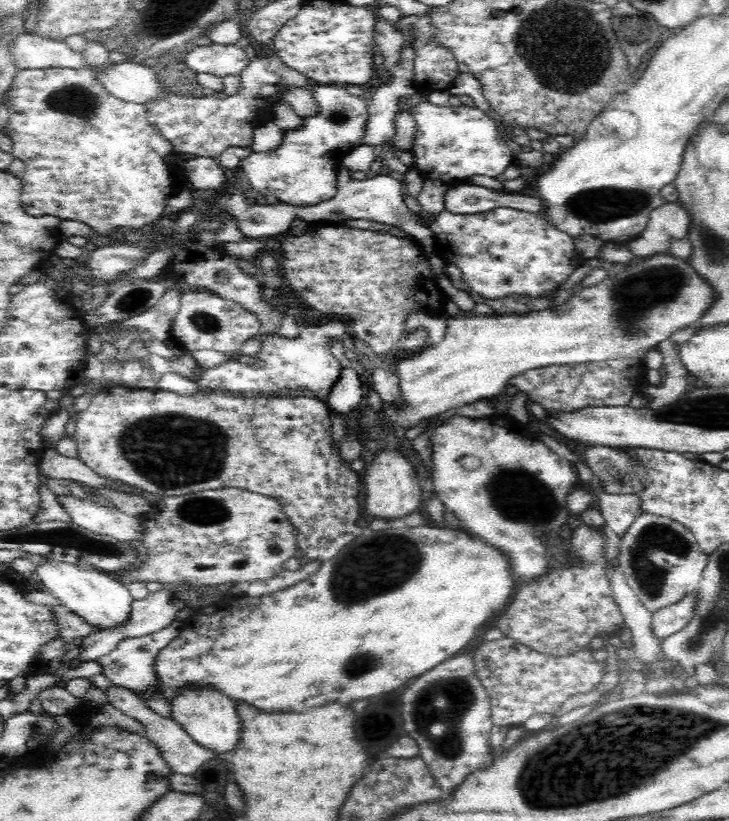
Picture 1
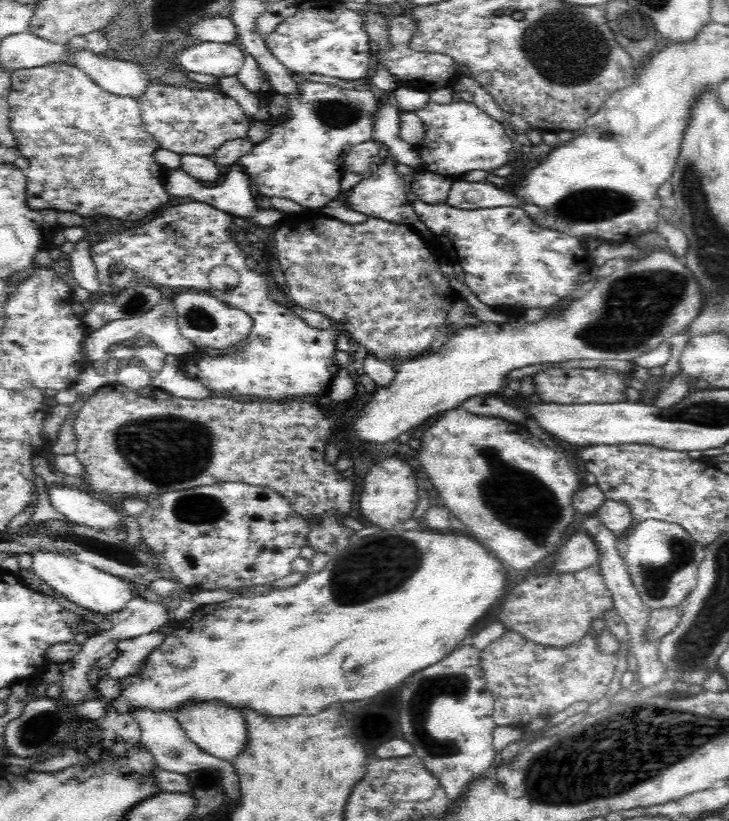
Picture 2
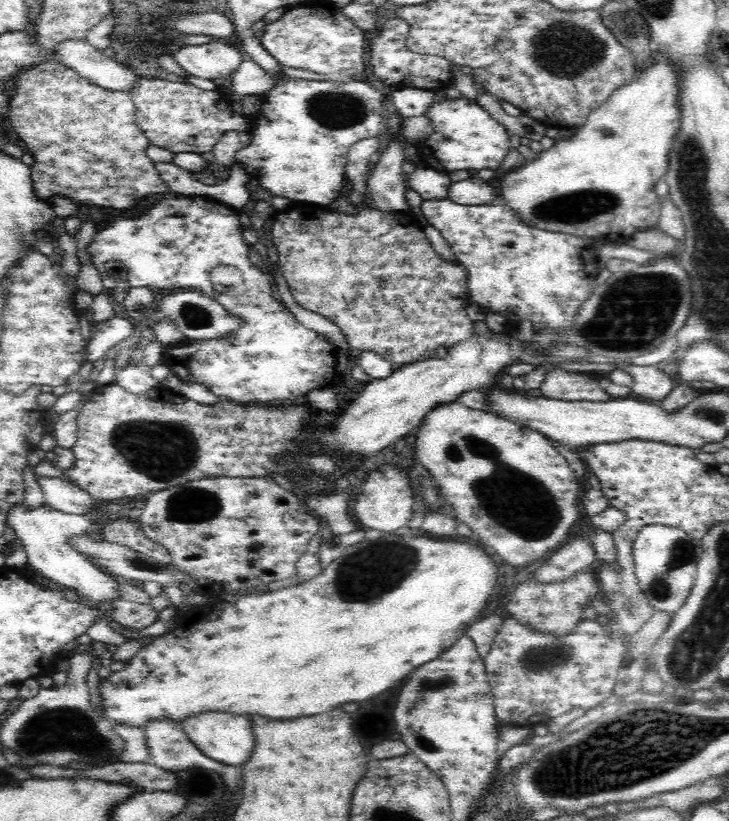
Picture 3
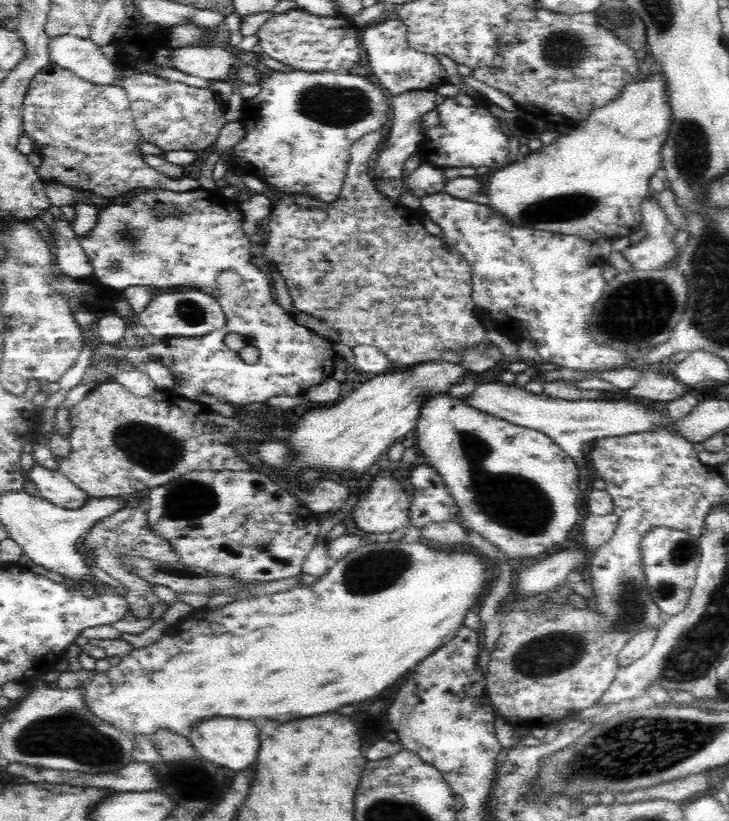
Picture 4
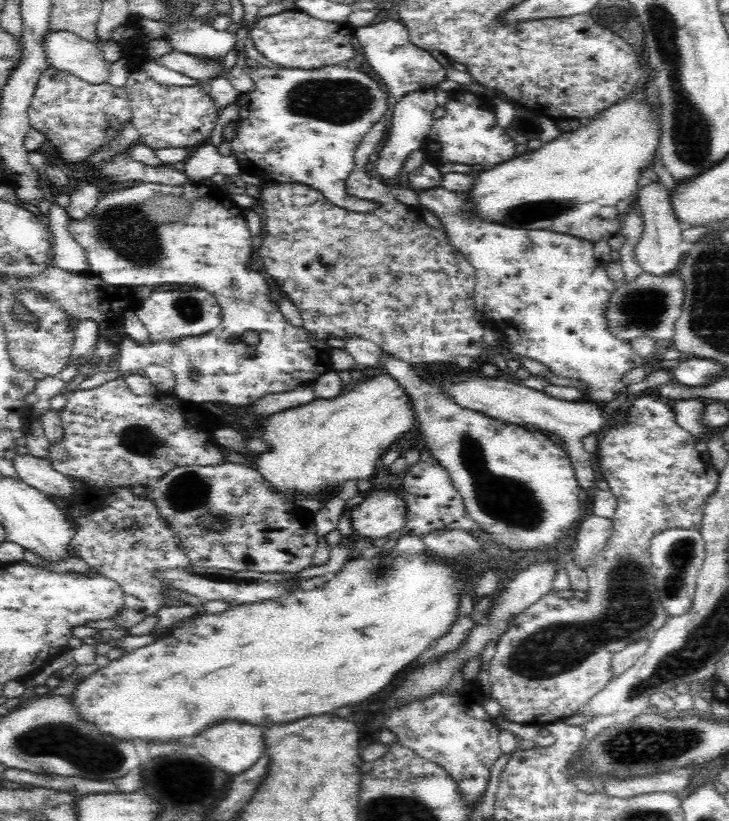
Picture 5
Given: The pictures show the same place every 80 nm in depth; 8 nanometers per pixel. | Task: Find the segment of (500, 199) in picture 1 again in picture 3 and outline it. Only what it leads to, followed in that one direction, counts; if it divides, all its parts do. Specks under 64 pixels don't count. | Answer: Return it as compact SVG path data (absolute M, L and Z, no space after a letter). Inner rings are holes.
M471 176L451 183L447 197L458 204L492 204L498 198L496 186L490 186L490 184L492 183Z

